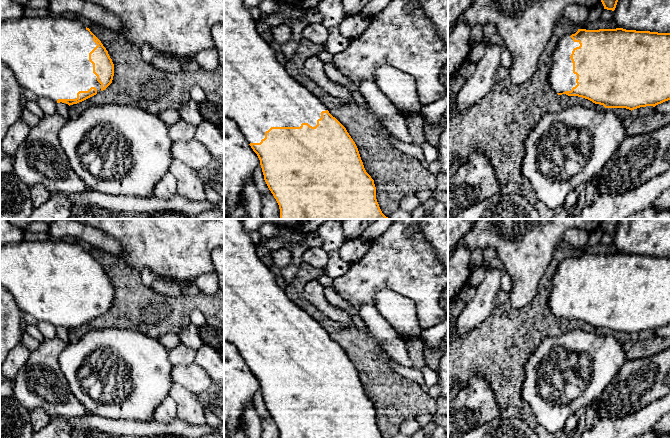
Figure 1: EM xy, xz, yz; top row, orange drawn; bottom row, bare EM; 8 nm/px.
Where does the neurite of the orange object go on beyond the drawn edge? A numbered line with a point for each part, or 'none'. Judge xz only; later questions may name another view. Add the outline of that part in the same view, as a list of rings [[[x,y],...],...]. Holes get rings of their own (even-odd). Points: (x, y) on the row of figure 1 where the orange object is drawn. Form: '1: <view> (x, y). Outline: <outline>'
1: xz (259, 93). Outline: [[[224,0],[224,116],[233,119],[243,133],[247,142],[260,143],[265,138],[265,132],[271,127],[300,127],[302,123],[308,123],[315,127],[317,120],[321,118],[321,112],[326,111],[326,106],[319,98],[309,91],[305,86],[296,81],[281,64],[276,56],[275,50],[260,36],[256,28],[256,21],[243,5],[243,0]]]

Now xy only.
1: xy (49, 56). Outline: [[[24,16],[0,23],[0,61],[12,70],[23,90],[56,103],[58,99],[76,99],[79,91],[91,87],[101,92],[89,61],[89,53],[96,46],[93,35],[75,16]]]

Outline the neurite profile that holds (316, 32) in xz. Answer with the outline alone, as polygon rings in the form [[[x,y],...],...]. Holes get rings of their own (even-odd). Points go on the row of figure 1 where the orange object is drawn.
[[[313,21],[304,27],[302,37],[313,43],[322,45],[326,42],[329,32],[321,21]]]

